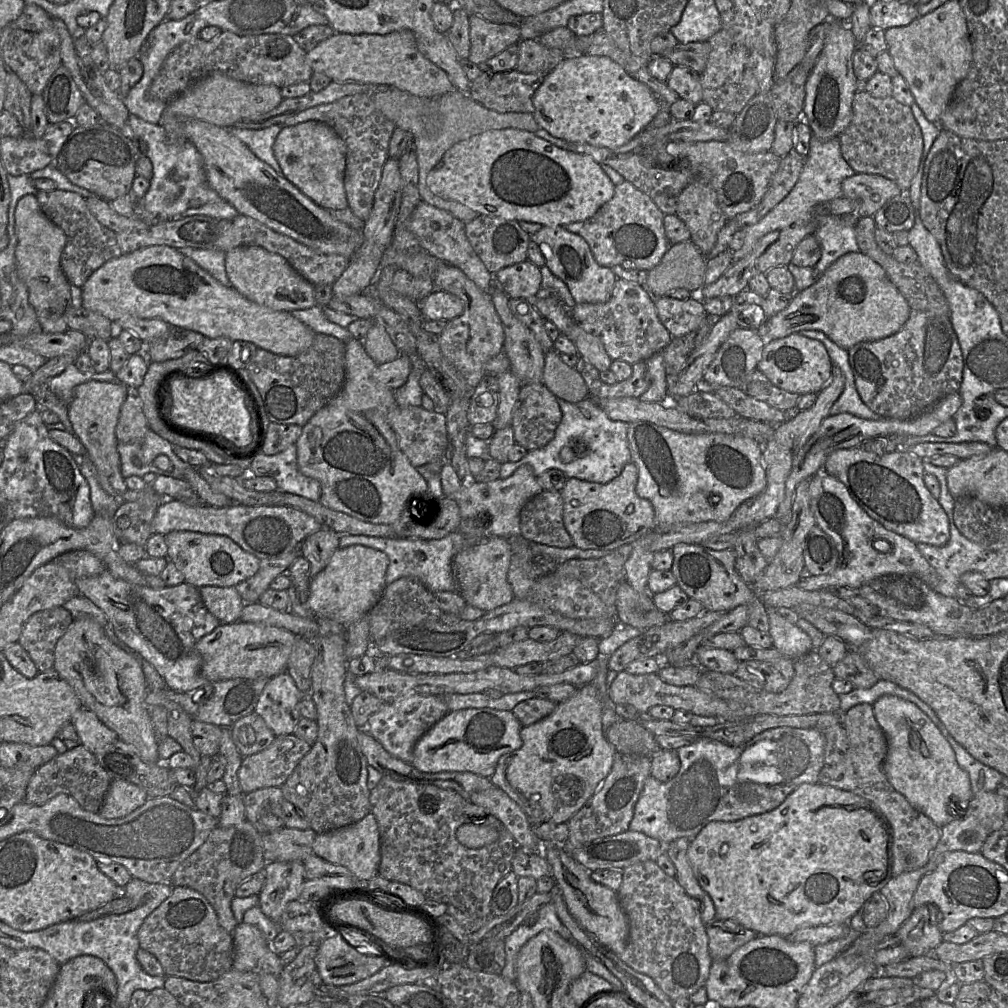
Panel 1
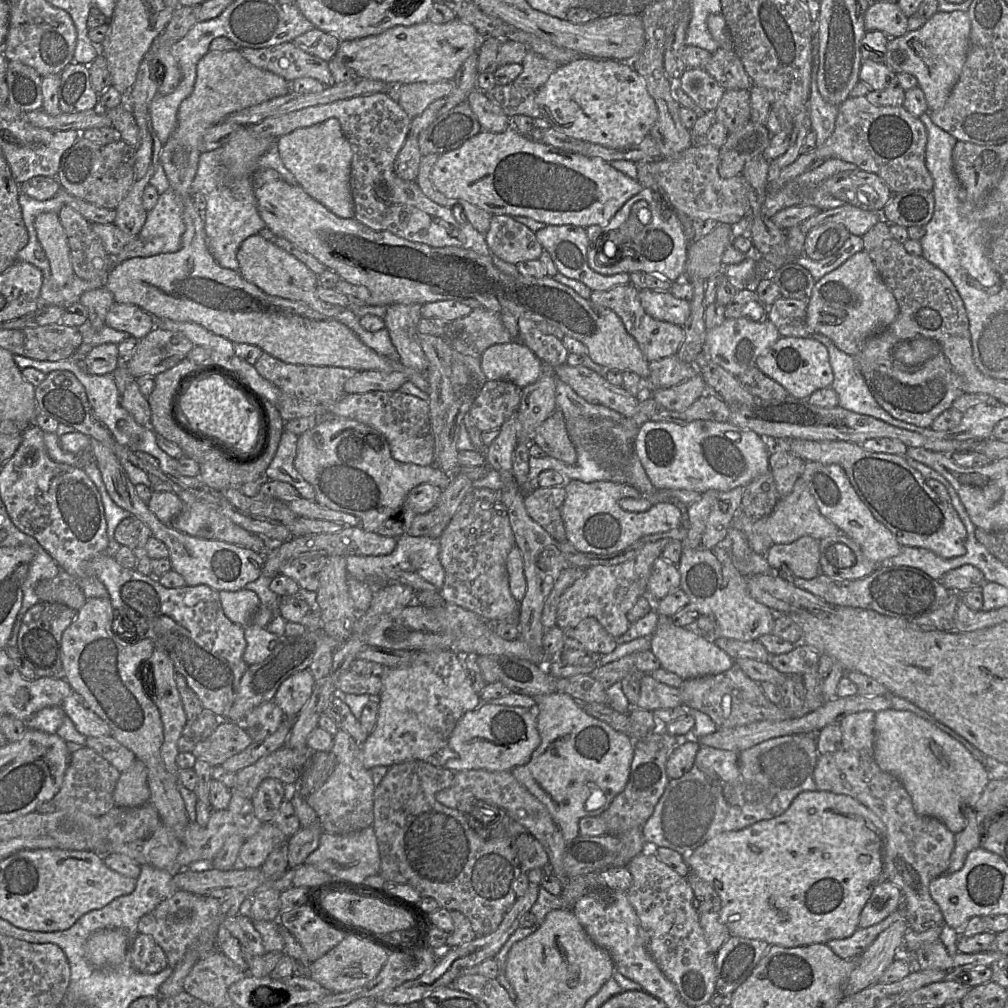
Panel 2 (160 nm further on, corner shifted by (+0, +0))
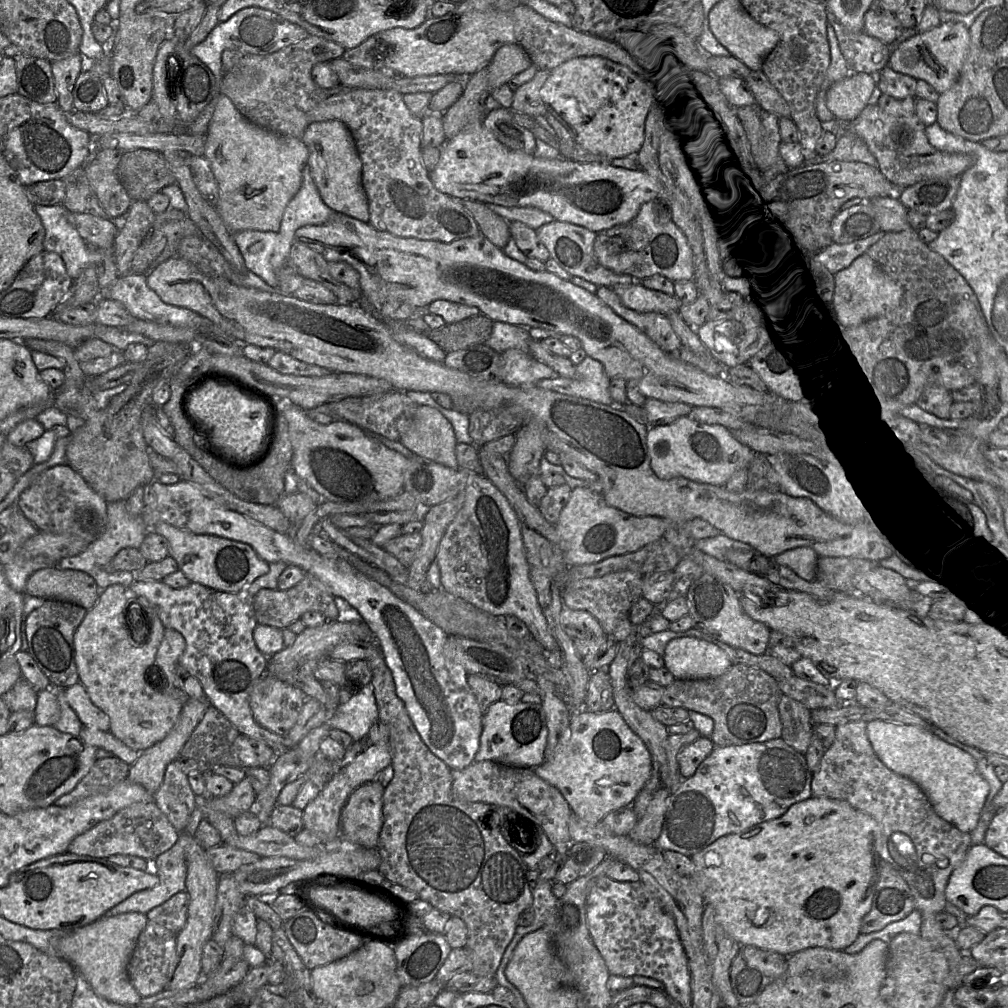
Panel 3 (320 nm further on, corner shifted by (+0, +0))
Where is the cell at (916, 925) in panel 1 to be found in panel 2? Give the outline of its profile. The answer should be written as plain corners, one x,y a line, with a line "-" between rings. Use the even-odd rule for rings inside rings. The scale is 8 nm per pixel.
866,710
850,714
842,719
841,745
834,752
819,755
814,770
814,781
817,790
849,795
872,810
884,822
886,826
884,878
896,885
903,894
903,914
908,930
922,932
944,924
943,914
930,895
929,885
933,879
947,873
955,847
955,834
937,818
917,814
911,796
900,780
880,769
874,757
875,715
875,712

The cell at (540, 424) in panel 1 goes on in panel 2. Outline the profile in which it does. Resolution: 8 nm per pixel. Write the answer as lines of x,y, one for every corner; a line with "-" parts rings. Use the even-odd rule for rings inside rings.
558,408
537,428
532,443
548,456
566,464
573,465
577,461
576,448
567,433
564,414

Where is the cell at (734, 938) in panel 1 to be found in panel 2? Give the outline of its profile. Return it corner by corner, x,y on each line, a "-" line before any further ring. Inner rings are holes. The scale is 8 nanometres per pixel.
730,935
716,953
716,993
728,998
752,973
770,944

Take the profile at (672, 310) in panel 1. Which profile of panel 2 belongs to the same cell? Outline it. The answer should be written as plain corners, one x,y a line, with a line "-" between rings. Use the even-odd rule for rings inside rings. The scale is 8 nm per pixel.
641,289
641,305
656,320
684,326
691,314
690,302
676,298
671,291

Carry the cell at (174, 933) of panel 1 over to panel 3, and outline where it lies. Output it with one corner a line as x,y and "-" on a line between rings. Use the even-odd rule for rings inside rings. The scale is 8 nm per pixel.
181,891
150,910
146,916
149,921
153,921
177,934
185,925
188,904
188,894
186,891

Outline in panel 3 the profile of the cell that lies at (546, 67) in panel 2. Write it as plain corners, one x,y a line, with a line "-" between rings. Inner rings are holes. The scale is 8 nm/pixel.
539,69
530,81
514,91
511,110
533,118
543,116
547,111
539,93
548,76
549,71

